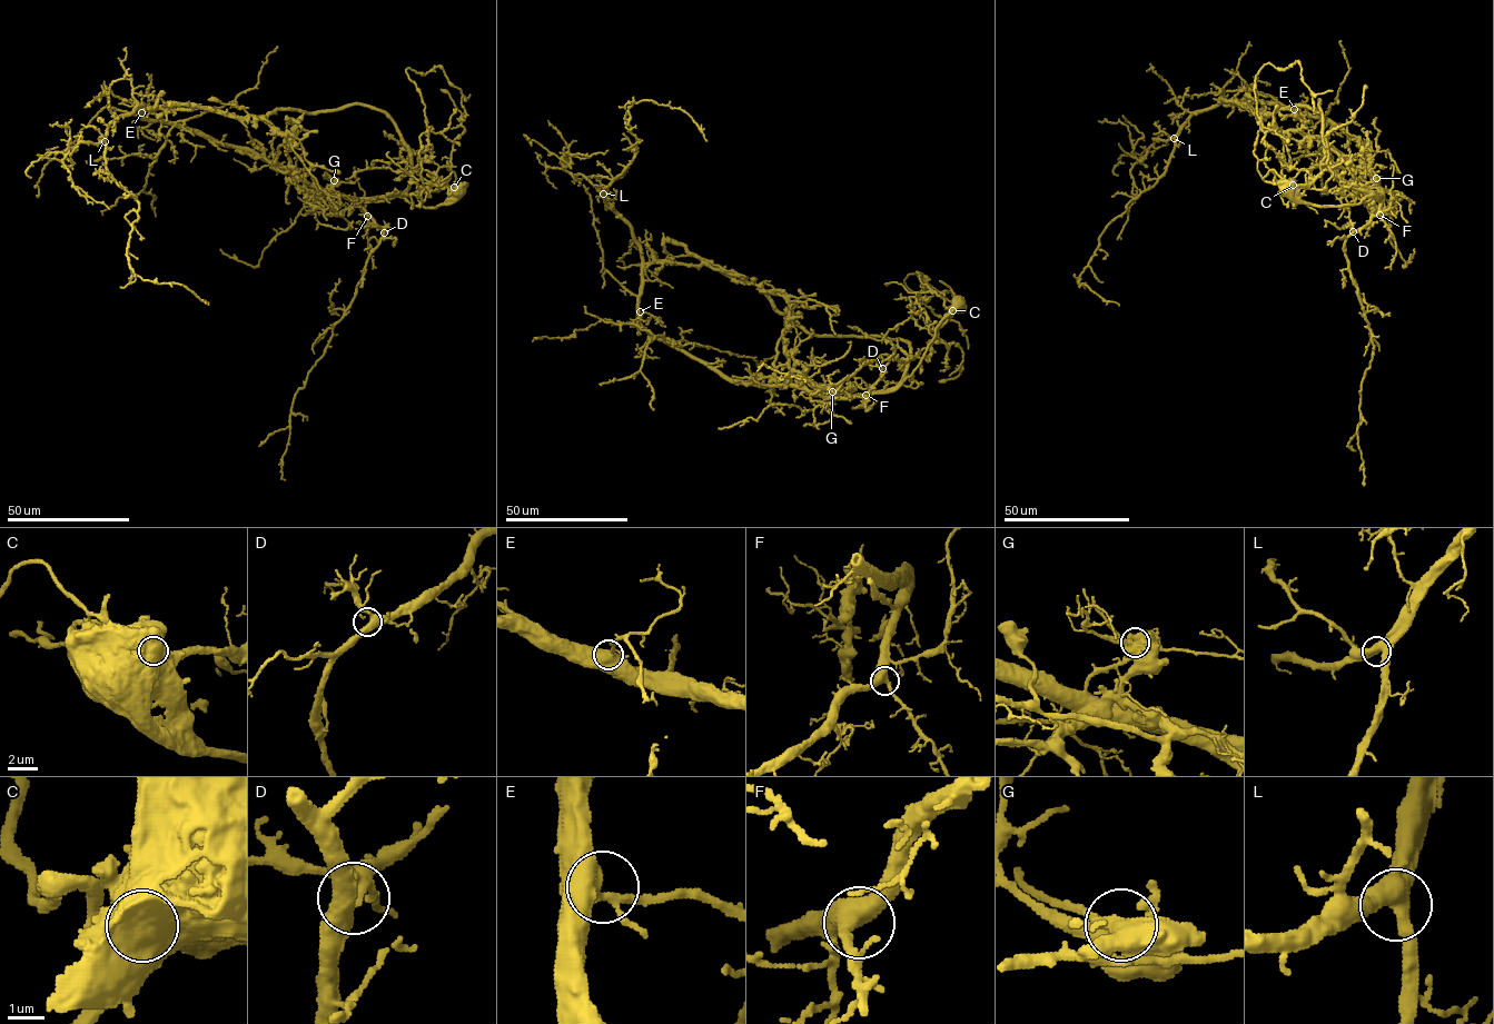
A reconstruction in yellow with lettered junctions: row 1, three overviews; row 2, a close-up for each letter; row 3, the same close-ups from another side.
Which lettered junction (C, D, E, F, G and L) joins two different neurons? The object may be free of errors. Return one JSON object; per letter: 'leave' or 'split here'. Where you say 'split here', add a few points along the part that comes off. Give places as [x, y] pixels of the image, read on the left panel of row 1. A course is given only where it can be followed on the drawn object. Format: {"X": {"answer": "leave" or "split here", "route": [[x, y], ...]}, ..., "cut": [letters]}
{"C": {"answer": "split here", "route": [[454, 187], [448, 194], [446, 182], [422, 179], [425, 105], [407, 69], [438, 66], [461, 90], [464, 116]]}, "D": {"answer": "leave"}, "E": {"answer": "leave"}, "F": {"answer": "leave"}, "G": {"answer": "leave"}, "L": {"answer": "leave"}, "cut": ["C"]}

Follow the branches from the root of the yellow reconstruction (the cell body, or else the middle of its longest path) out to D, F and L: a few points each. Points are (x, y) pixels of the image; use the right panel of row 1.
D: (1285, 186), (1303, 201), (1315, 206), (1358, 205), (1374, 195), (1381, 201), (1379, 211), (1353, 231)
F: (1285, 186), (1303, 201), (1315, 206), (1358, 205), (1374, 195), (1381, 201), (1379, 215)
L: (1285, 186), (1315, 206), (1382, 195), (1362, 142), (1326, 119), (1274, 103), (1224, 100), (1197, 110), (1174, 138)

